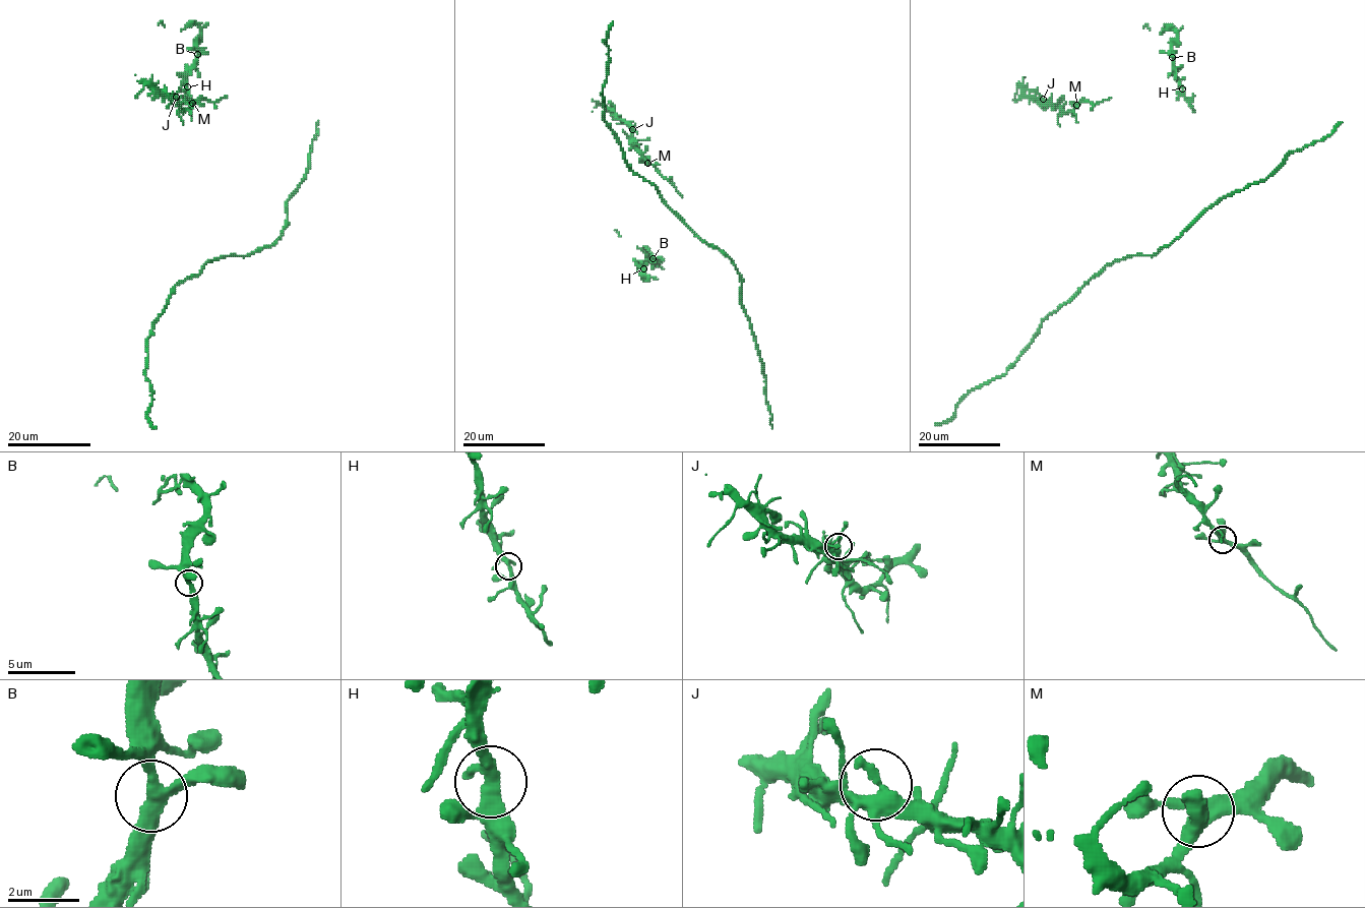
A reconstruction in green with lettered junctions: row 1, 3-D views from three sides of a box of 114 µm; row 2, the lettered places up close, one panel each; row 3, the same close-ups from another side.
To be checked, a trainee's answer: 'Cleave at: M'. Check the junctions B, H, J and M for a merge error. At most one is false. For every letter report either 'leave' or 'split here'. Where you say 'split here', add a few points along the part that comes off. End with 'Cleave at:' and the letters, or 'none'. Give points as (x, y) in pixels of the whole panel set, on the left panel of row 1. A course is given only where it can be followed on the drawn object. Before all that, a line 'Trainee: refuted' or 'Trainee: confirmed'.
Trainee: refuted
B: leave
H: leave
J: leave
M: leave
Cleave at: none

